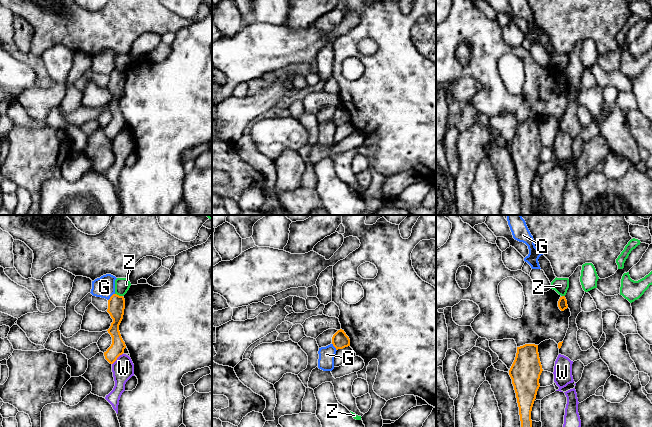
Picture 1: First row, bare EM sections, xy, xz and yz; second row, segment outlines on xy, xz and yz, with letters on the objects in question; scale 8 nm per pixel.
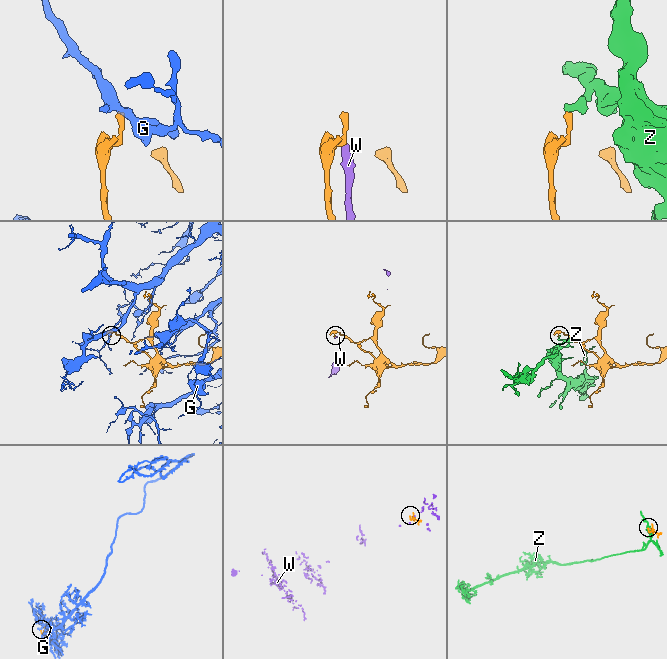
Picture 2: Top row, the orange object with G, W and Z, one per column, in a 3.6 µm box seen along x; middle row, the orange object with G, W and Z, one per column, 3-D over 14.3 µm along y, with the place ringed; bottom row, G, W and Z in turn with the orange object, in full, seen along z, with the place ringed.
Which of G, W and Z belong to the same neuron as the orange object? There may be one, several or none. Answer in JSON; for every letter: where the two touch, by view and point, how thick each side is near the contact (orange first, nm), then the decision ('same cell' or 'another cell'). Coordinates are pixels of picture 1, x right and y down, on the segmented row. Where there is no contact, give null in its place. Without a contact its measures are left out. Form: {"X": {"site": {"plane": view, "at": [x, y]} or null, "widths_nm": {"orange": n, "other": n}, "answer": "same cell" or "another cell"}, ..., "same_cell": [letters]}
{"G": {"site": {"plane": "xy", "at": [110, 297]}, "widths_nm": {"orange": 140, "other": 170}, "answer": "another cell"}, "W": {"site": {"plane": "xy", "at": [116, 359]}, "widths_nm": {"orange": 120, "other": 180}, "answer": "another cell"}, "Z": {"site": {"plane": "xy", "at": [118, 295]}, "widths_nm": {"orange": 140, "other": 120}, "answer": "another cell"}, "same_cell": []}

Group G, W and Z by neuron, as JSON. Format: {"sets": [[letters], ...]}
{"sets": [["G"], ["W"], ["Z"]]}

